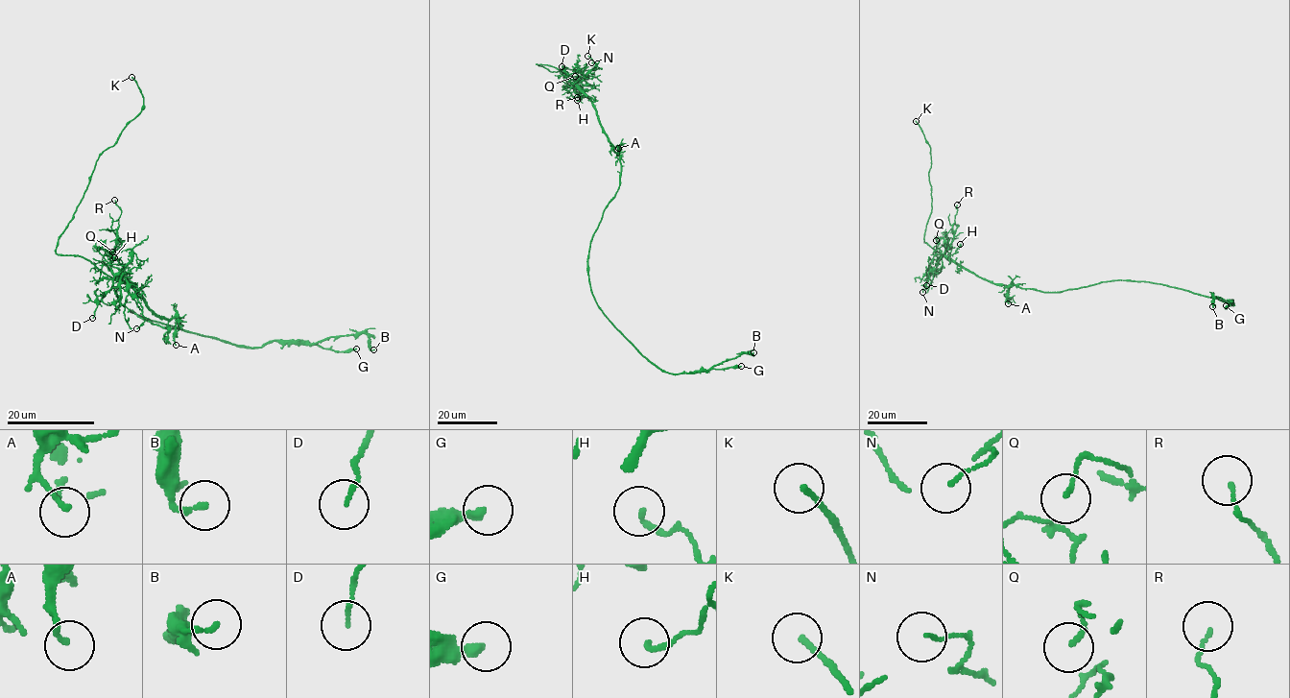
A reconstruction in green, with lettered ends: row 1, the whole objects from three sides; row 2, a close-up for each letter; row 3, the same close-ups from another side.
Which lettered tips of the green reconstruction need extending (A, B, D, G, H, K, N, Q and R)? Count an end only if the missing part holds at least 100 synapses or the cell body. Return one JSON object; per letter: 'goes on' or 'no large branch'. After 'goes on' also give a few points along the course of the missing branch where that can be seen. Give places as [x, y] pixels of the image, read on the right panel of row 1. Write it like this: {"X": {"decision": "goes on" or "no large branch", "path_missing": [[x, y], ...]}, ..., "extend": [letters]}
{"A": {"decision": "no large branch"}, "B": {"decision": "no large branch"}, "D": {"decision": "no large branch"}, "G": {"decision": "no large branch"}, "H": {"decision": "no large branch"}, "K": {"decision": "goes on", "path_missing": [[916, 121], [912, 100]]}, "N": {"decision": "no large branch"}, "Q": {"decision": "no large branch"}, "R": {"decision": "no large branch"}, "extend": ["K"]}

